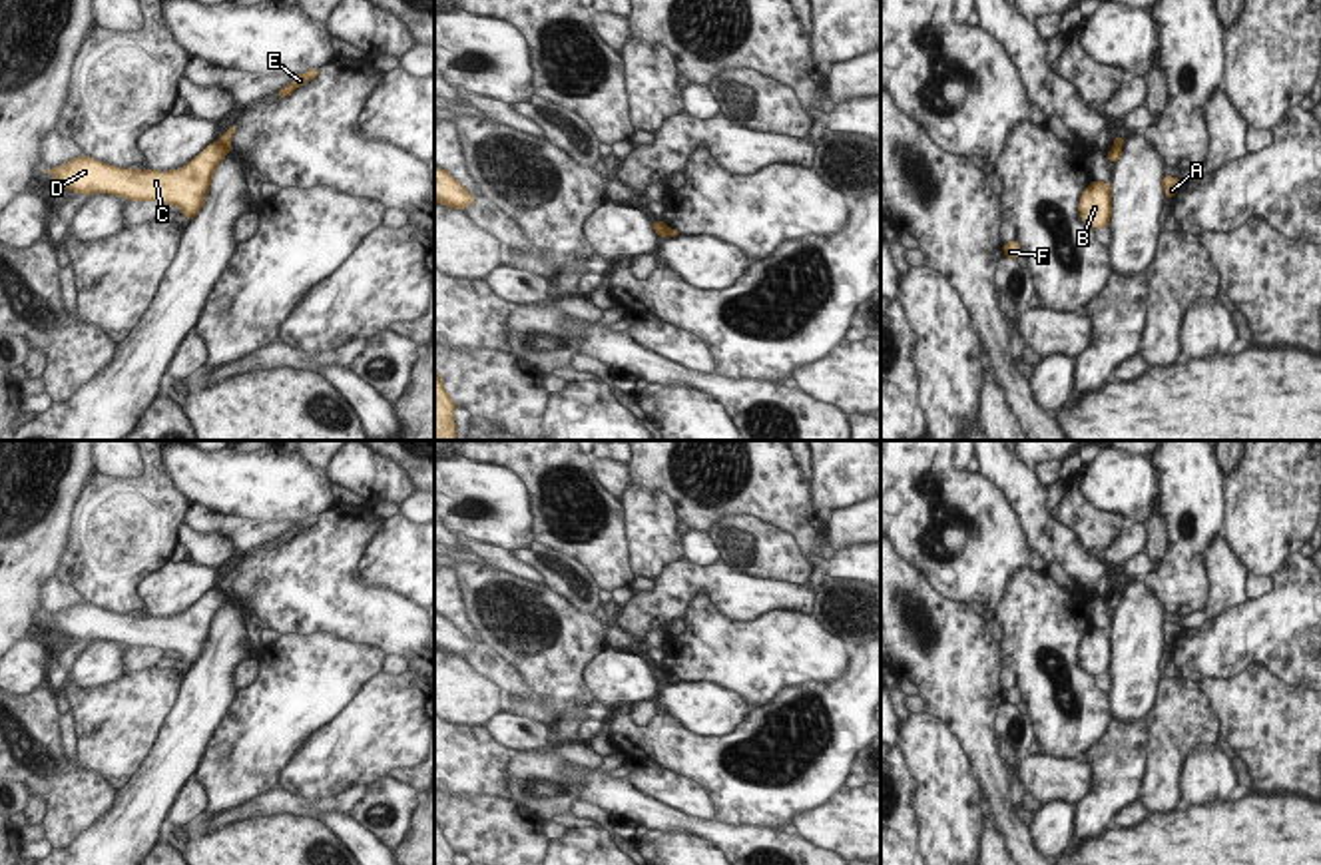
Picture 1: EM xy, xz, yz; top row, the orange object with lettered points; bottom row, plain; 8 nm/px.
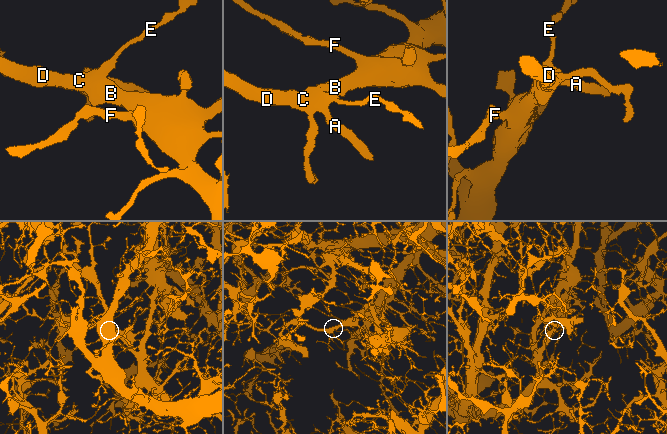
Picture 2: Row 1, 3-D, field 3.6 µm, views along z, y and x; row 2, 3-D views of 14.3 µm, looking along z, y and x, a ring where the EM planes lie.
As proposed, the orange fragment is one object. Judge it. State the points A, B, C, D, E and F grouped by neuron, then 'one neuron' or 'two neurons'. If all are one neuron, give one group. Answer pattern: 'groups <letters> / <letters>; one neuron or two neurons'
groups A B C D F / E; two neurons

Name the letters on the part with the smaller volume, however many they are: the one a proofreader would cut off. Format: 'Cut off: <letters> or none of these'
Cut off: E

